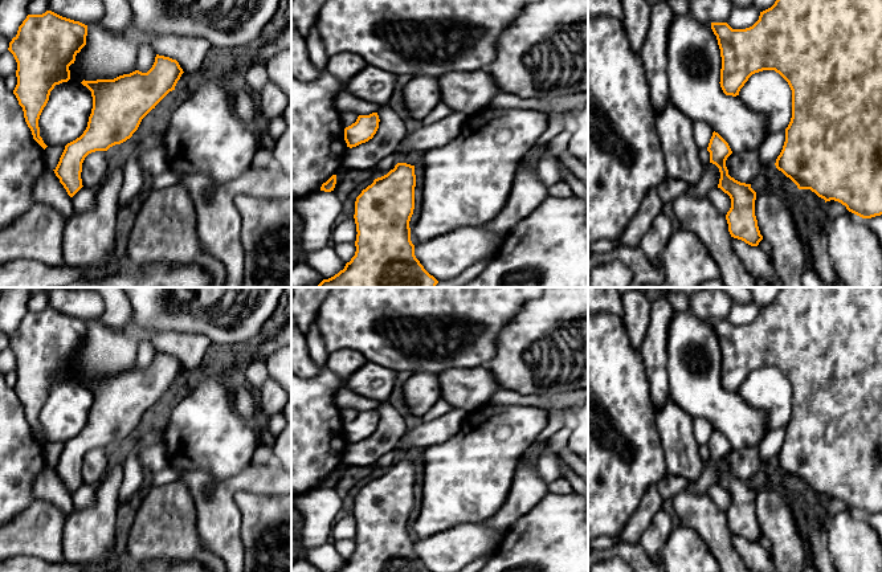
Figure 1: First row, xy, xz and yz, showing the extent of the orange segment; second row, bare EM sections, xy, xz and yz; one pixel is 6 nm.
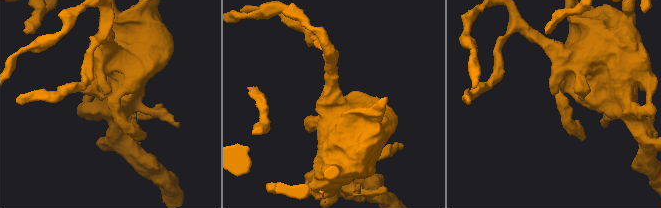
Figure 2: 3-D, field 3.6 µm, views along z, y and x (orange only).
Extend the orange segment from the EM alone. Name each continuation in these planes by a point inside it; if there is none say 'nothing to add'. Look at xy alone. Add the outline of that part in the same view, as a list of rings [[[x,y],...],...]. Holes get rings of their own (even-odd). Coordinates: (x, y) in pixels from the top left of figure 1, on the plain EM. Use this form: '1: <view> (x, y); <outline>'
nothing to add

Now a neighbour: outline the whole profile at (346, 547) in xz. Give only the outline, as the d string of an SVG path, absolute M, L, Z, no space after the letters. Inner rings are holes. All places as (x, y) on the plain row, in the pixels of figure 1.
M342 539L342 540L335 540L334 547L339 552L339 555L344 560L347 560L355 552L356 543L355 543L355 539Z

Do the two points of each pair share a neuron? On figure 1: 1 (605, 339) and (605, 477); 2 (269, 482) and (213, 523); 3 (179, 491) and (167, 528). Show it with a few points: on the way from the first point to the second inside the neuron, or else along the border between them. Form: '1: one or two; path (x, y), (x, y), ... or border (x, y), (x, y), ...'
1: one; path (605, 374), (605, 407), (623, 434), (617, 442)
2: one; path (250, 482), (237, 482), (217, 505)
3: one; path (174, 501), (167, 519)

